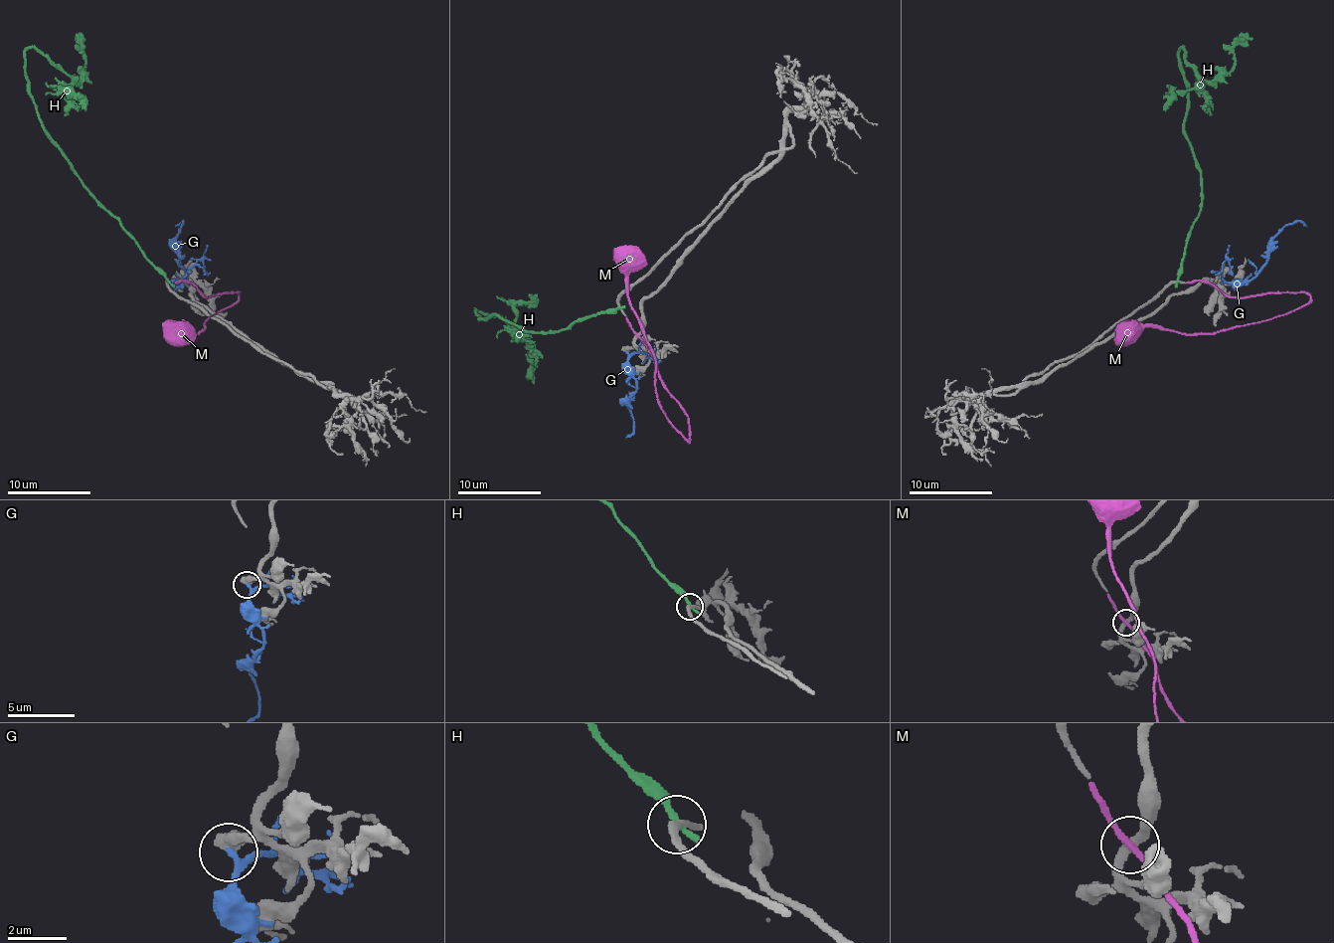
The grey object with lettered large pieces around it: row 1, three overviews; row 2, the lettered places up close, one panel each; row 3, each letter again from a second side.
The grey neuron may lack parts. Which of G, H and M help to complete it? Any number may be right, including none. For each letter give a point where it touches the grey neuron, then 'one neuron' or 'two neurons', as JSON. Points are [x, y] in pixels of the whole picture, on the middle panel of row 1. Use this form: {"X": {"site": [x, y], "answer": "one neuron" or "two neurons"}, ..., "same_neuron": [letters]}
{"G": {"site": [626, 352], "answer": "two neurons"}, "H": {"site": [618, 307], "answer": "two neurons"}, "M": {"site": [637, 335], "answer": "one neuron"}, "same_neuron": ["M"]}

